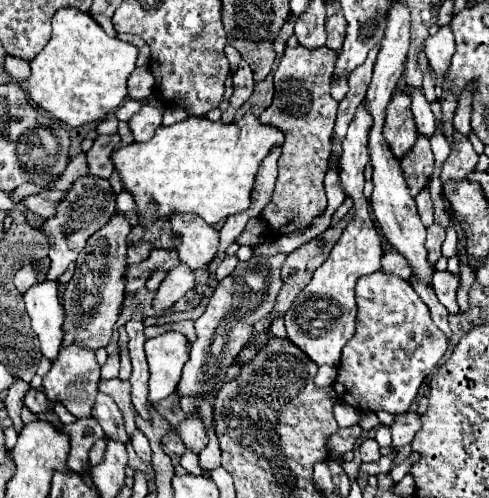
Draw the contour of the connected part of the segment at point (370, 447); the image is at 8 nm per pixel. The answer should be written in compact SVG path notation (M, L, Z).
M364 440L364 444L360 446L360 458L362 458L362 462L372 462L372 460L380 458L376 440Z

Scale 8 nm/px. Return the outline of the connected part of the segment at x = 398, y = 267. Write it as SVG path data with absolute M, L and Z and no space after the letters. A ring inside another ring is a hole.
M386 252L382 256L382 270L390 272L390 274L396 274L404 280L408 280L412 276L412 268L410 268L408 260L398 252Z

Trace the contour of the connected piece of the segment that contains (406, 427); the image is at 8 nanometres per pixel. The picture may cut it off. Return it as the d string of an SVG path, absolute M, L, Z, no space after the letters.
M406 412L406 414L396 416L396 420L392 424L392 438L394 438L392 446L402 448L402 446L410 444L420 428L422 428L422 424L420 424L420 416L416 412Z

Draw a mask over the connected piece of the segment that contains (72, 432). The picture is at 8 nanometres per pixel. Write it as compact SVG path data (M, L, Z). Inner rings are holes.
M80 418L74 424L70 424L70 428L64 432L70 436L70 456L68 456L68 468L84 474L90 470L90 460L88 460L88 452L94 446L96 440L104 438L104 432L100 428L100 424L94 418Z

